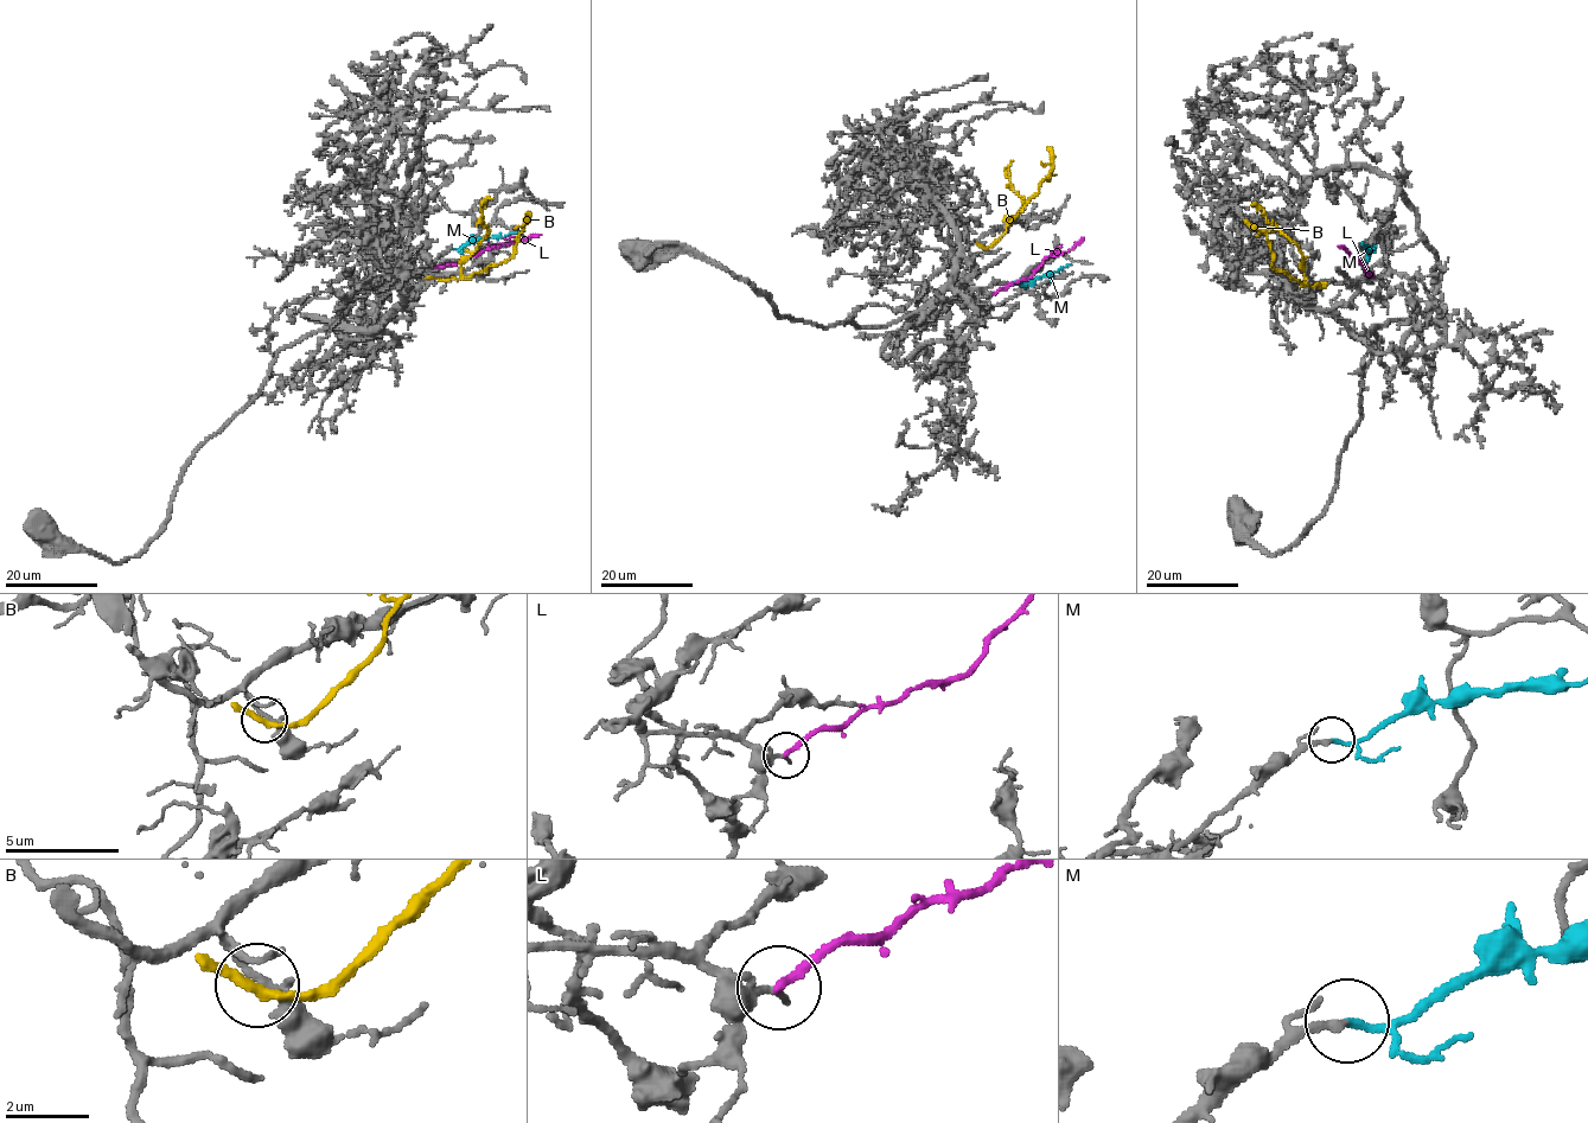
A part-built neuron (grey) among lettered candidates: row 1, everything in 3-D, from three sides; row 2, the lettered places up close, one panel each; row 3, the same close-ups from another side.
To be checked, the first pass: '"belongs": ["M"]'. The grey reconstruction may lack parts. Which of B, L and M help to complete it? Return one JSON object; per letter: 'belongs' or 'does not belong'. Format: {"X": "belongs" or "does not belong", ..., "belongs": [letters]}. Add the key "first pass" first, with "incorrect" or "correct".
{"first pass": "correct", "B": "does not belong", "L": "does not belong", "M": "belongs", "belongs": ["M"]}

